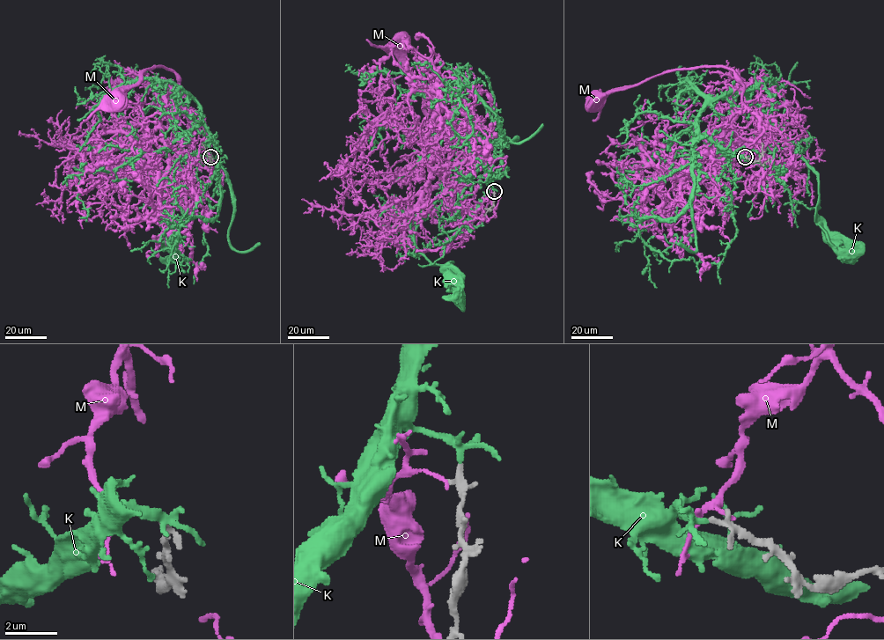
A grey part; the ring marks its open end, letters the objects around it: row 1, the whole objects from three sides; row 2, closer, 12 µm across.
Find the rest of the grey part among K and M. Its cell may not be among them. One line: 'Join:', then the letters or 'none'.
Join: K

